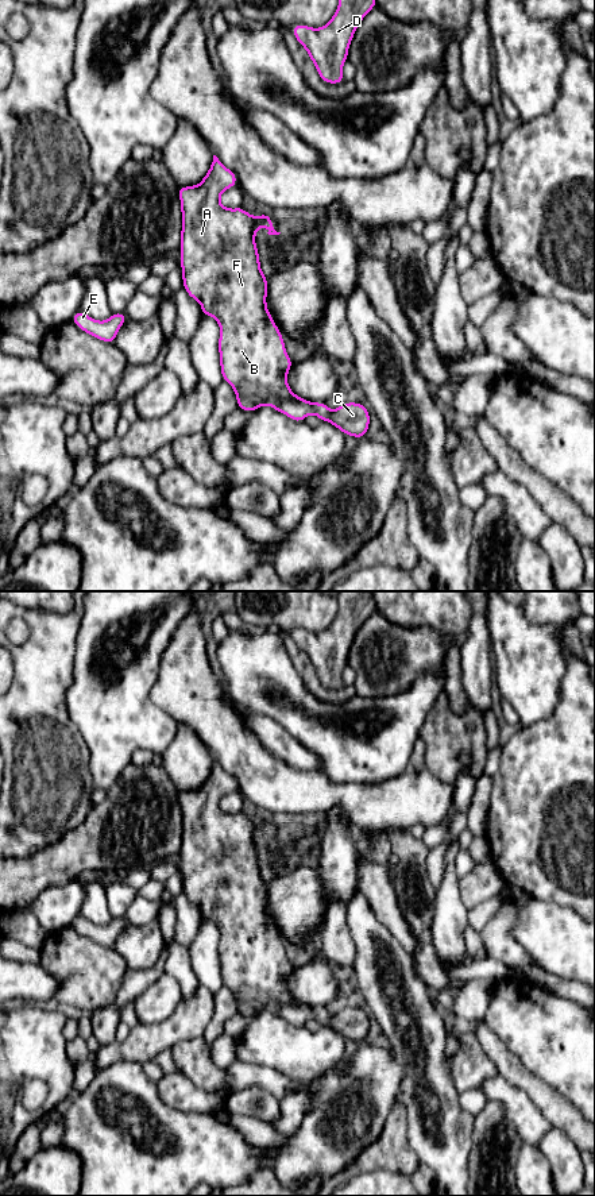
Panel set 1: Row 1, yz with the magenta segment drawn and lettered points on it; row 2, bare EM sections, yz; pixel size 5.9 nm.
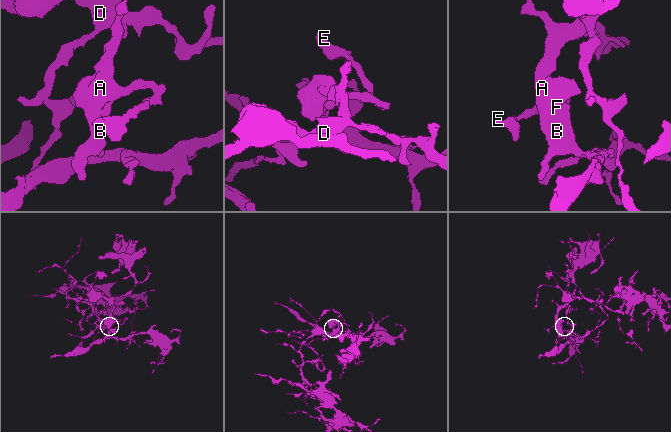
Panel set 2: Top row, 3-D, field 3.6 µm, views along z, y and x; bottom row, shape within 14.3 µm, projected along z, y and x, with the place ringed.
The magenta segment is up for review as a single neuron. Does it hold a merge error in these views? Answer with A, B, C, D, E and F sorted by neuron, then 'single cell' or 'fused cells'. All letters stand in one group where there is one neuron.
groups A B C D E F; single cell

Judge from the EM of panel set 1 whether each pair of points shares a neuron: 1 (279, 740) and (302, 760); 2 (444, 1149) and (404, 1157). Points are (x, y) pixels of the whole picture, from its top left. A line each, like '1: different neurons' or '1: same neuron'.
1: same neuron
2: different neurons

